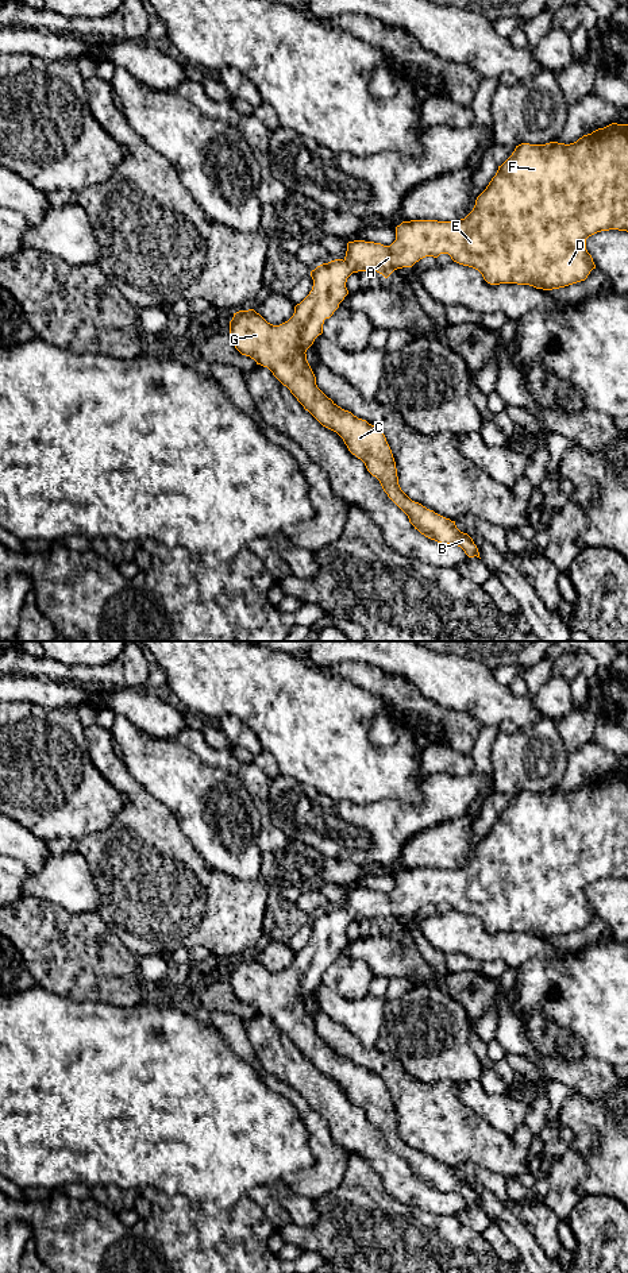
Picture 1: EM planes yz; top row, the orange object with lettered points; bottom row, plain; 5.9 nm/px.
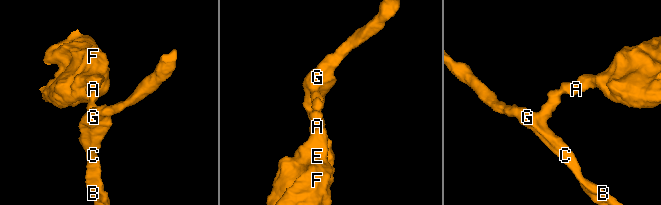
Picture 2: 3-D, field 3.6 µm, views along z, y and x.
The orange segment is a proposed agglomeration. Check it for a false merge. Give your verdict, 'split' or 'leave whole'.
leave whole

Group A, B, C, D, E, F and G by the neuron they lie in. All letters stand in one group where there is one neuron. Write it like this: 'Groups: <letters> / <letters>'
Groups: A B C D E F G

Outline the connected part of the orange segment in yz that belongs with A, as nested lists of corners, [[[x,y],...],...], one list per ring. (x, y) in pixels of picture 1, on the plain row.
[[[612,771],[570,792],[550,790],[516,794],[465,867],[402,869],[396,875],[396,888],[390,894],[348,890],[343,907],[323,911],[311,919],[312,938],[294,954],[288,969],[273,973],[254,957],[239,958],[230,969],[230,984],[242,1003],[267,1015],[305,1058],[343,1087],[348,1099],[380,1129],[384,1139],[408,1164],[415,1177],[438,1191],[461,1195],[469,1206],[479,1206],[473,1187],[461,1180],[455,1169],[412,1149],[401,1138],[396,1110],[384,1080],[338,1054],[317,1035],[305,1000],[323,981],[324,968],[334,963],[348,942],[346,930],[352,921],[377,919],[388,926],[394,918],[412,915],[425,904],[448,902],[454,910],[478,918],[490,933],[517,931],[552,938],[587,926],[596,913],[586,898],[586,887],[609,877],[628,880],[628,772]]]

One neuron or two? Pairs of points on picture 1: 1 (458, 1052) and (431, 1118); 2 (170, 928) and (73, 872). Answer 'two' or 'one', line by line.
1: two
2: two

